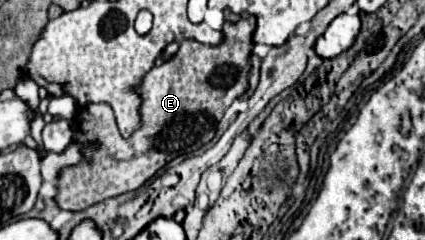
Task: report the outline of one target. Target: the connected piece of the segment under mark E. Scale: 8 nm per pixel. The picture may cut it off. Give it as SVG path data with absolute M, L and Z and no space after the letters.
M253 16L241 18L237 22L225 22L223 32L225 40L219 46L207 46L197 40L185 40L177 54L173 54L169 60L165 60L161 66L155 66L141 82L139 94L143 98L141 106L141 128L131 134L131 138L123 138L117 130L117 122L113 116L113 108L109 104L87 104L79 116L75 118L75 140L99 140L99 148L87 148L89 164L83 160L77 166L65 168L59 176L59 194L57 204L63 210L85 210L97 202L103 202L107 198L119 196L123 192L137 190L143 186L159 168L163 168L167 162L181 154L193 154L203 144L207 144L215 136L217 122L221 120L223 112L231 106L235 98L245 94L249 88L249 72L251 72L251 54L253 54L253 28L257 20Z

